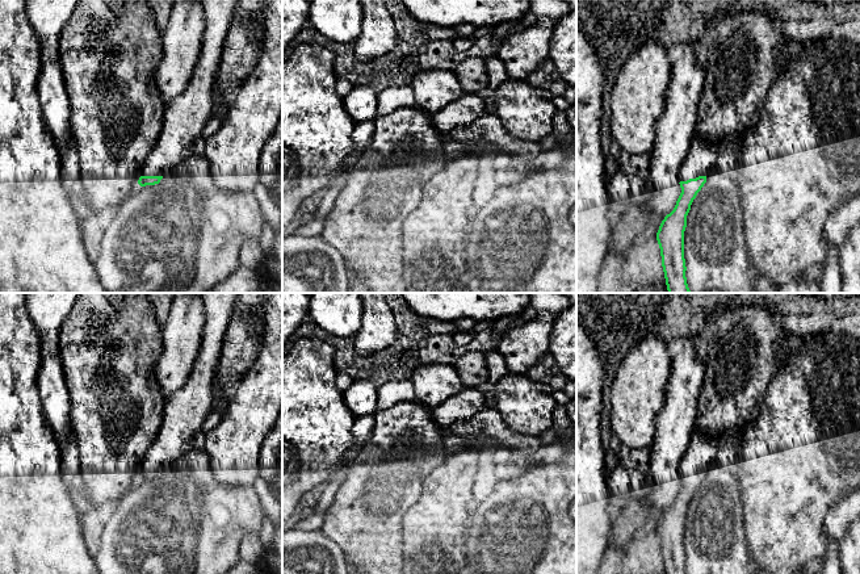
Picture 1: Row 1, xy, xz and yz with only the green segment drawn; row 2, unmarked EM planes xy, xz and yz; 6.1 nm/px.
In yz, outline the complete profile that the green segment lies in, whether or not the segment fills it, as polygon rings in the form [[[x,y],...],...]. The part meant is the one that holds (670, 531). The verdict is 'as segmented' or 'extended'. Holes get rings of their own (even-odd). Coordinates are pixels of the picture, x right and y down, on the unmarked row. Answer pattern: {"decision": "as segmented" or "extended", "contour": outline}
{"decision": "extended", "contour": [[[693,428],[687,452],[680,464],[681,487],[676,495],[674,504],[664,511],[656,527],[656,535],[660,542],[662,561],[666,574],[687,574],[685,553],[684,553],[684,525],[687,521],[687,510],[691,499],[706,477],[706,470],[716,462],[720,441],[712,436],[705,436],[699,430]]]}

